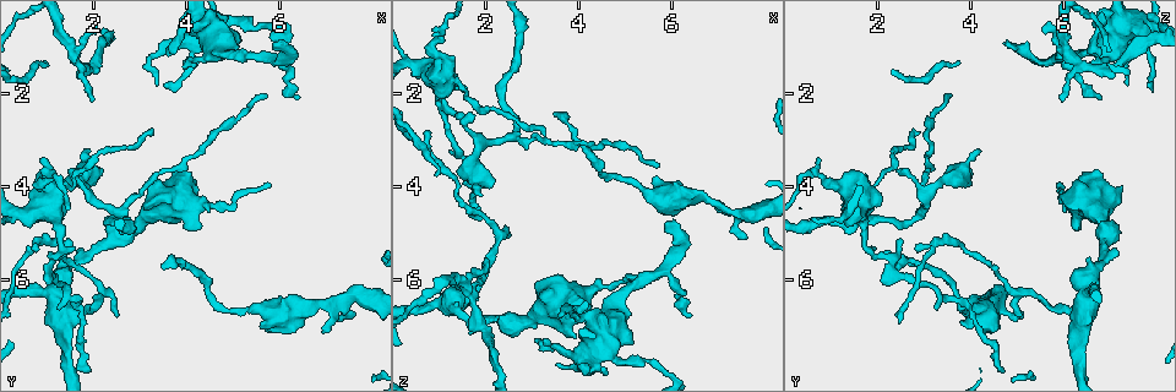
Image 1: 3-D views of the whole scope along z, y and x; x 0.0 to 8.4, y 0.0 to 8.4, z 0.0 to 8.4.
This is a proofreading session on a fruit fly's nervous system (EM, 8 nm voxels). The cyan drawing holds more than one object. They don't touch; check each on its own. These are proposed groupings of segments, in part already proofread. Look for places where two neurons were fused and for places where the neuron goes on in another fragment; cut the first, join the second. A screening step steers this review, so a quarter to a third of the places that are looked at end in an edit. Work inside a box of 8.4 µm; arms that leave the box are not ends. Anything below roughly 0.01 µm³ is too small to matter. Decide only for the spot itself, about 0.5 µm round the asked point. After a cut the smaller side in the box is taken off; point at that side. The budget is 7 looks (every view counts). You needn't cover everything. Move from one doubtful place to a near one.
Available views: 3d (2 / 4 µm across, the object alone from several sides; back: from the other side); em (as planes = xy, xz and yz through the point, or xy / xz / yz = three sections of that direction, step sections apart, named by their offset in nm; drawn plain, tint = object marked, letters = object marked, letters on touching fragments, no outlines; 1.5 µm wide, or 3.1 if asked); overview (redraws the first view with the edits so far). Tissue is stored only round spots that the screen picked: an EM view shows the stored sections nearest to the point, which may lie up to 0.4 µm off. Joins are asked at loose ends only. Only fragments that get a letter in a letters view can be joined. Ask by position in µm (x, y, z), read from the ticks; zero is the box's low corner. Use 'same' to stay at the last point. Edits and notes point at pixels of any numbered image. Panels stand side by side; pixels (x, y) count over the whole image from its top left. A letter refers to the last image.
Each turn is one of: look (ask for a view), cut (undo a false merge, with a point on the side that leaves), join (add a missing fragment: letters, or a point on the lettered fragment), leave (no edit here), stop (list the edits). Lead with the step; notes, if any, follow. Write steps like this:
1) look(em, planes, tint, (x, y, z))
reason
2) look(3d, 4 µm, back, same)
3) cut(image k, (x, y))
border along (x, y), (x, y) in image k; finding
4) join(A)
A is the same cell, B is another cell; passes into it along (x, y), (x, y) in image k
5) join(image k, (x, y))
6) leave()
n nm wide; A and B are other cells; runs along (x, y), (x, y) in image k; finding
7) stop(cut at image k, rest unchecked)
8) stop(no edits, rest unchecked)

look(3d, 2 µm, (7.60, 6.80, 5.10))
thin end

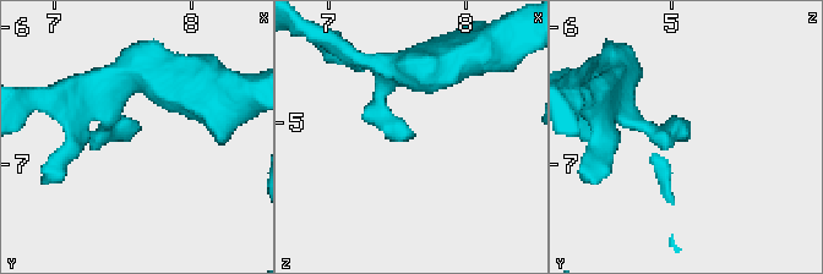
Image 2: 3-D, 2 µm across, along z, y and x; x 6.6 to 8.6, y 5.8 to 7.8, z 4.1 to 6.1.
look(em, xy, step 8, letters, (7.60, 6.74, 5.10))

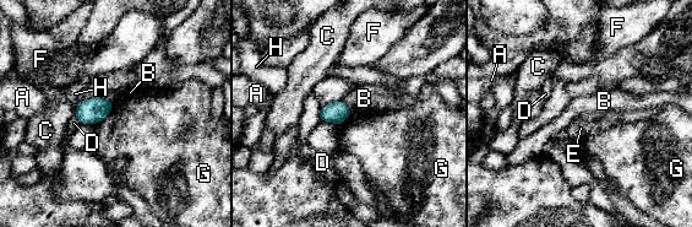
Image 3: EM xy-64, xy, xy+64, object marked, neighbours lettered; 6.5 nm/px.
leave()
A, B, C, D, E, F, G and H are other cells; no lettered fragment goes on from it

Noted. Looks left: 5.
look(em, planes, plain, (2.25, 5.25, 6.85))
sudden change in width

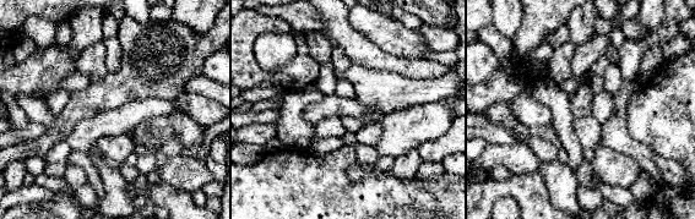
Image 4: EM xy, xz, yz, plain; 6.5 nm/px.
look(em, planes, letters, same)
see the neighbours

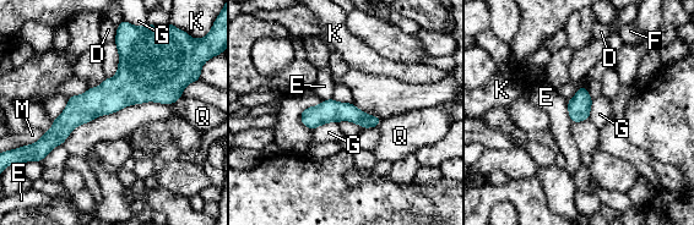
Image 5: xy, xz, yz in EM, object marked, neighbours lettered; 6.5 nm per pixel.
leave()
D, E, F, G, K, M and Q are other cells; runs along (304, 120), (353, 114), (375, 121) in image 5; all the same neuron

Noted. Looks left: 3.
look(em, planes, letters, (3.90, 4.00, 7.15))

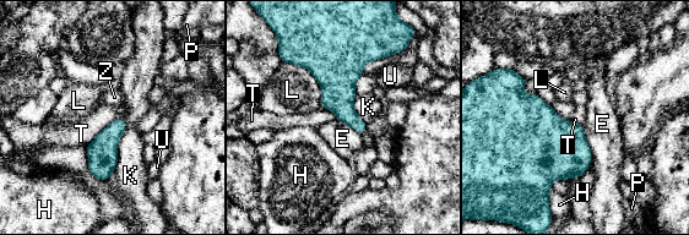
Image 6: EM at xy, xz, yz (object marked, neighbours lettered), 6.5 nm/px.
leave()
K touches over 360 nm; E, H, K, L, P, T, U and Z are other cells; no lettered fragment goes on from it

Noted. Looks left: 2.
stop(no edits, rest unchecked)

